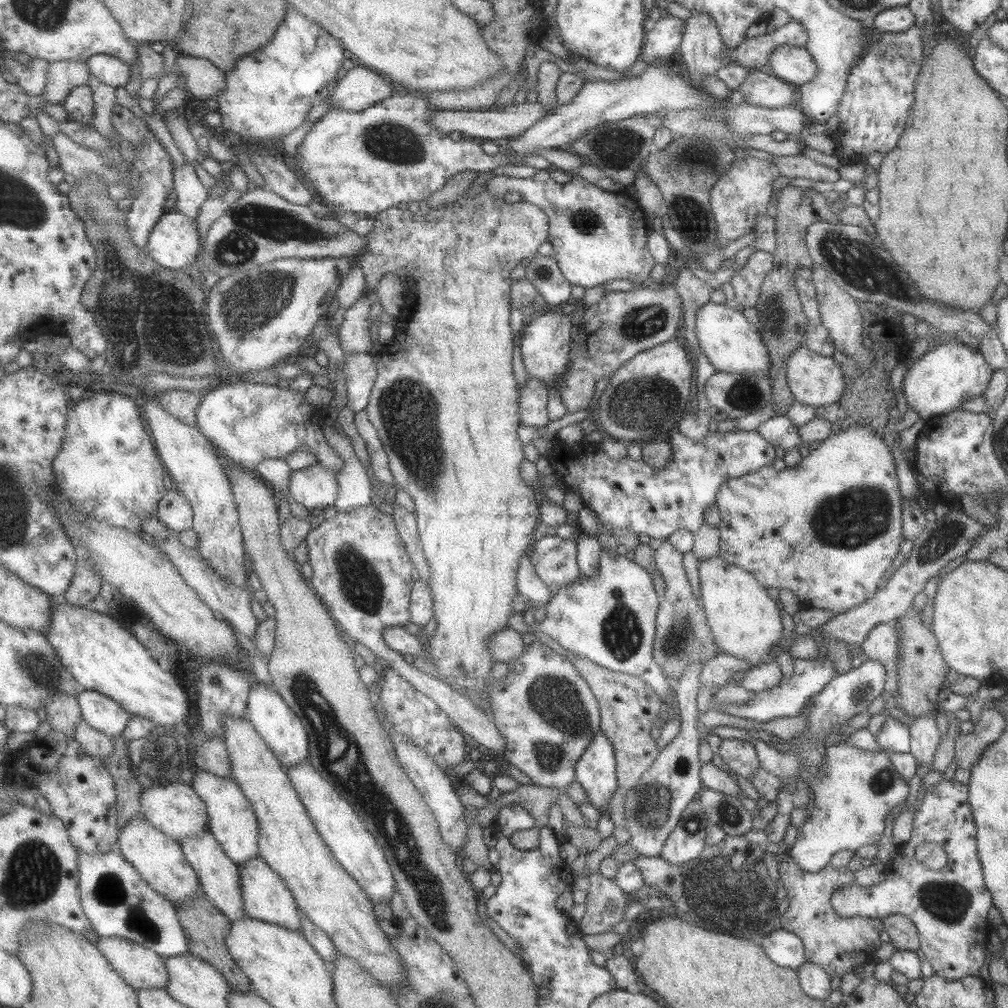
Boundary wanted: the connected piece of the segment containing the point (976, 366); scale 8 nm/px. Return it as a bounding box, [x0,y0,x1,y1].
[902,339,994,421]

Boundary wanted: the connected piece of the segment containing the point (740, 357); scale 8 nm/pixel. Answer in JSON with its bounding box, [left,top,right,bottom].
[695,302,771,376]

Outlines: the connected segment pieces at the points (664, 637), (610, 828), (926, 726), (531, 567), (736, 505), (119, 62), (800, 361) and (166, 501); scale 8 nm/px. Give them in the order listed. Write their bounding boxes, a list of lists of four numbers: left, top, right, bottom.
[[653,538,719,683],[578,731,619,838],[909,711,941,766],[519,552,554,606],[716,427,905,613],[89,53,132,88],[786,344,845,407],[159,490,195,534]]

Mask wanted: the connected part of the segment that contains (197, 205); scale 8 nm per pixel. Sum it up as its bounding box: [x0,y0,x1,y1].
[176,164,211,221]

